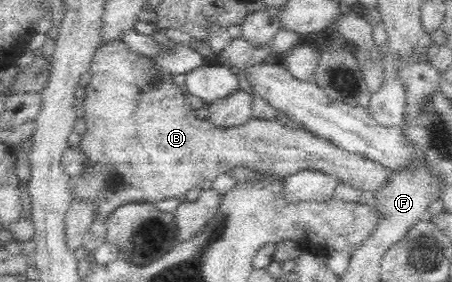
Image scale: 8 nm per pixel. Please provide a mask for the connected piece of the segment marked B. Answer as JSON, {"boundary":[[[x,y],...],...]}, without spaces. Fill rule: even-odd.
{"boundary":[[[116,40],[103,44],[93,54],[88,72],[91,79],[85,87],[85,97],[79,101],[80,112],[87,127],[80,150],[87,161],[84,161],[81,174],[74,178],[70,190],[72,198],[95,200],[95,219],[103,223],[117,207],[129,202],[153,204],[164,199],[182,201],[190,189],[212,189],[212,183],[218,175],[231,172],[235,167],[249,167],[255,171],[283,176],[293,175],[303,168],[317,168],[335,174],[341,183],[347,183],[363,193],[376,192],[393,175],[392,170],[362,155],[343,151],[310,131],[292,129],[271,118],[256,119],[251,116],[243,125],[229,128],[220,128],[197,118],[196,111],[187,102],[185,88],[175,83],[173,74],[165,75],[163,86],[150,86],[148,79],[157,72],[155,62],[151,57],[135,52],[126,41]]]}

